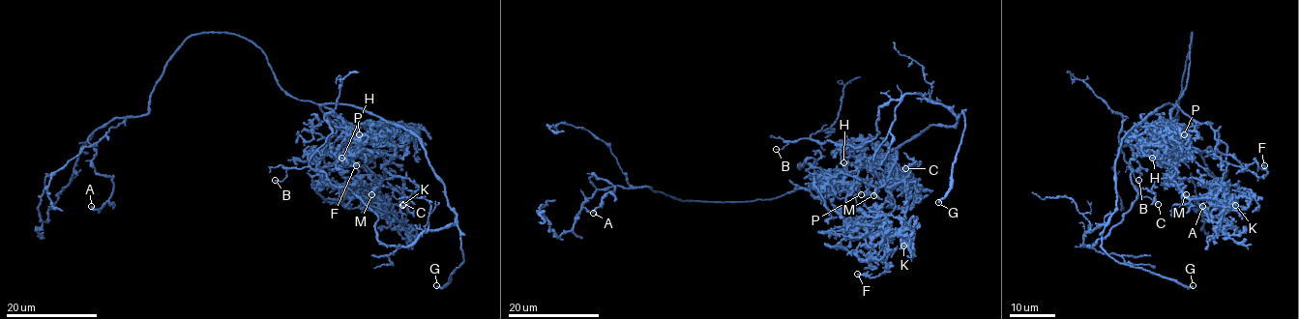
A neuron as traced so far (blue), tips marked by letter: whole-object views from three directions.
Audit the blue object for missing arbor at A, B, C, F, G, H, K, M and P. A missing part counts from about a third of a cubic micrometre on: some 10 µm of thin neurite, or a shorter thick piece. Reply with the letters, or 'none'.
G, P

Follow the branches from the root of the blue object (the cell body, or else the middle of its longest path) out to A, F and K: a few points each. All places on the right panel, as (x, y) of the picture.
A: (1161, 106), (1175, 104), (1187, 85), (1193, 33), (1178, 130), (1166, 144), (1165, 167), (1186, 205), (1202, 206)
F: (1161, 106), (1175, 104), (1207, 123), (1218, 141), (1214, 154), (1223, 160), (1258, 176), (1267, 172), (1264, 165)
K: (1161, 106), (1175, 104), (1207, 123), (1215, 138), (1226, 145), (1220, 189), (1225, 206), (1235, 205)

